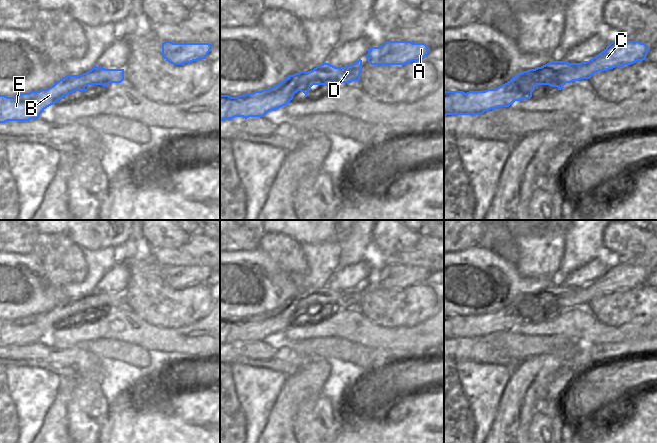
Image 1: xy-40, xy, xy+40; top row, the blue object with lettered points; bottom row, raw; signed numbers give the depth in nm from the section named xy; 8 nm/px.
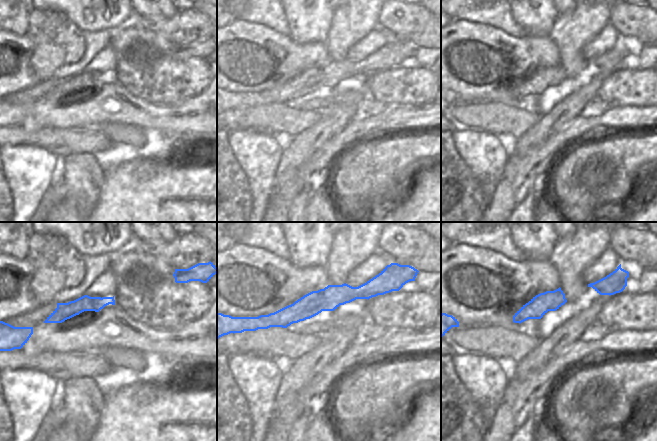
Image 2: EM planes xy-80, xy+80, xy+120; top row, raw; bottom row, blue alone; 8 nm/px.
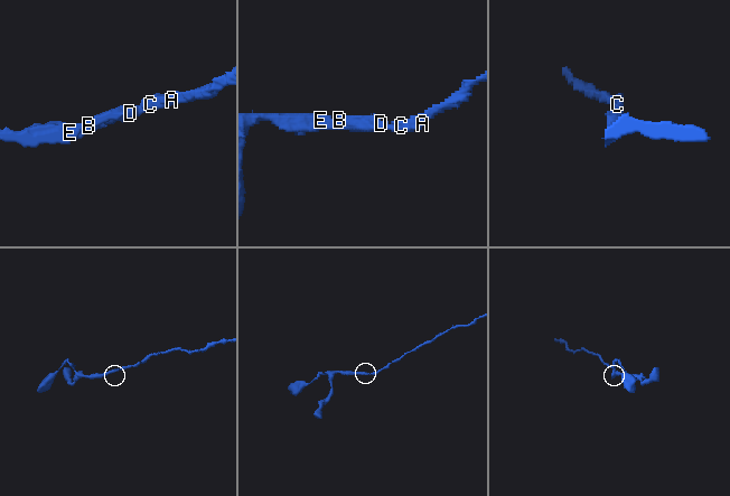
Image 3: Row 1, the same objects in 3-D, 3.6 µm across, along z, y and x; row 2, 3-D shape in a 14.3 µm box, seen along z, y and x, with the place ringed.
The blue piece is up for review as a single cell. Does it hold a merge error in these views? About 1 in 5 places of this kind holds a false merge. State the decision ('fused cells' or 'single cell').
single cell

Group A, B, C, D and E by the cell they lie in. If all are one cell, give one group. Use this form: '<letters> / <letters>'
A B C D E

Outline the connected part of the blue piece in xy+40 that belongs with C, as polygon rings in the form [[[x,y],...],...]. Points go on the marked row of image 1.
[[[619,39],[601,53],[581,63],[551,61],[541,67],[523,71],[507,83],[485,91],[444,91],[444,117],[447,115],[482,115],[485,111],[509,107],[515,101],[530,99],[537,85],[563,89],[565,83],[590,79],[599,71],[643,61],[650,48],[639,41]]]

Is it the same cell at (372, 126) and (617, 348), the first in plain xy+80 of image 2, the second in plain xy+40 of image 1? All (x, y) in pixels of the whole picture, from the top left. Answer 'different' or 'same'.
same

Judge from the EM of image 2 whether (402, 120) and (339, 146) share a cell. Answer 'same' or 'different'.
same

